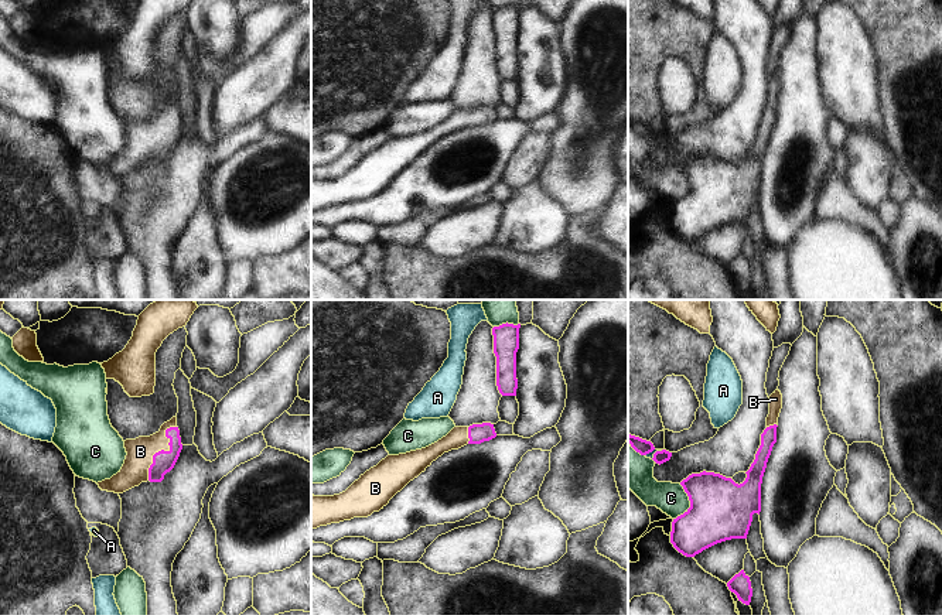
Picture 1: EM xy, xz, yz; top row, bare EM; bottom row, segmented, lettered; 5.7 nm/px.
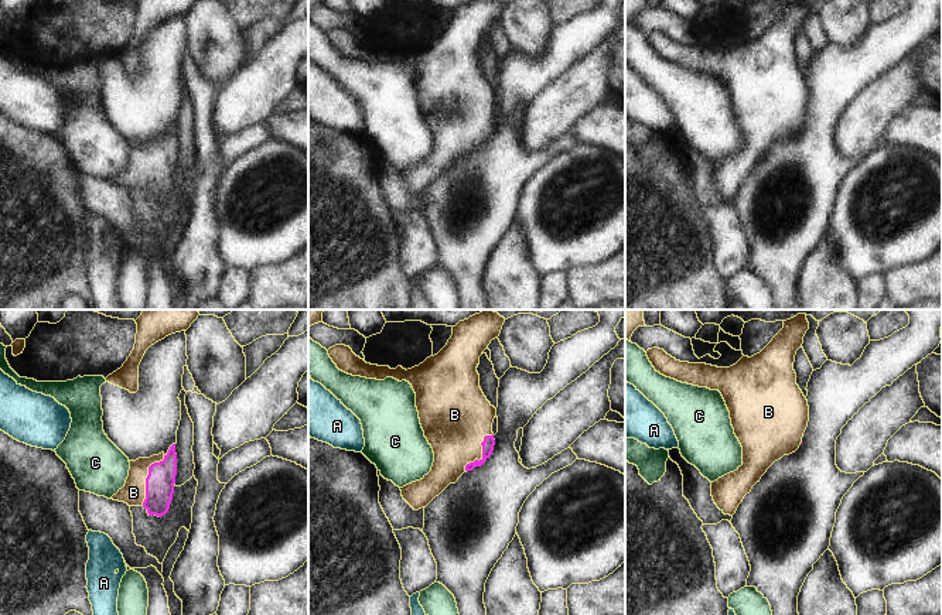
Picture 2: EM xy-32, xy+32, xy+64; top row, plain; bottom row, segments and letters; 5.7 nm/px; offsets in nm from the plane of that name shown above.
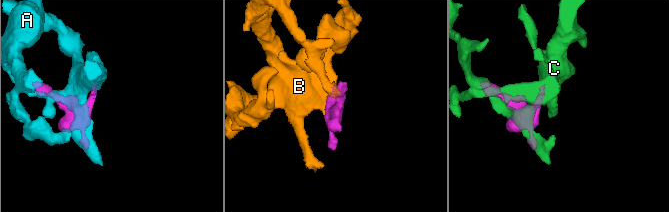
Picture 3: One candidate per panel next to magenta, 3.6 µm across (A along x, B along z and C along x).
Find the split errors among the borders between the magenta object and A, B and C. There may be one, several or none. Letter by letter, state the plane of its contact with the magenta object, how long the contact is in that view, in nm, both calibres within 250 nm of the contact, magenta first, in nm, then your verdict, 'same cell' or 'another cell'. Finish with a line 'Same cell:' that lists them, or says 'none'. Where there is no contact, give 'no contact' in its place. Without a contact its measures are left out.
A: meets magenta in yz; contact 110 nm long; 80 nm thick on the magenta side, 30 nm on the other; another cell
B: meets magenta in xy; contact 360 nm long; 130 nm thick on the magenta side, 150 nm on the other; same cell
C: meets magenta in yz; contact 220 nm long; 360 nm thick on the magenta side, 180 nm on the other; another cell
Same cell: B

